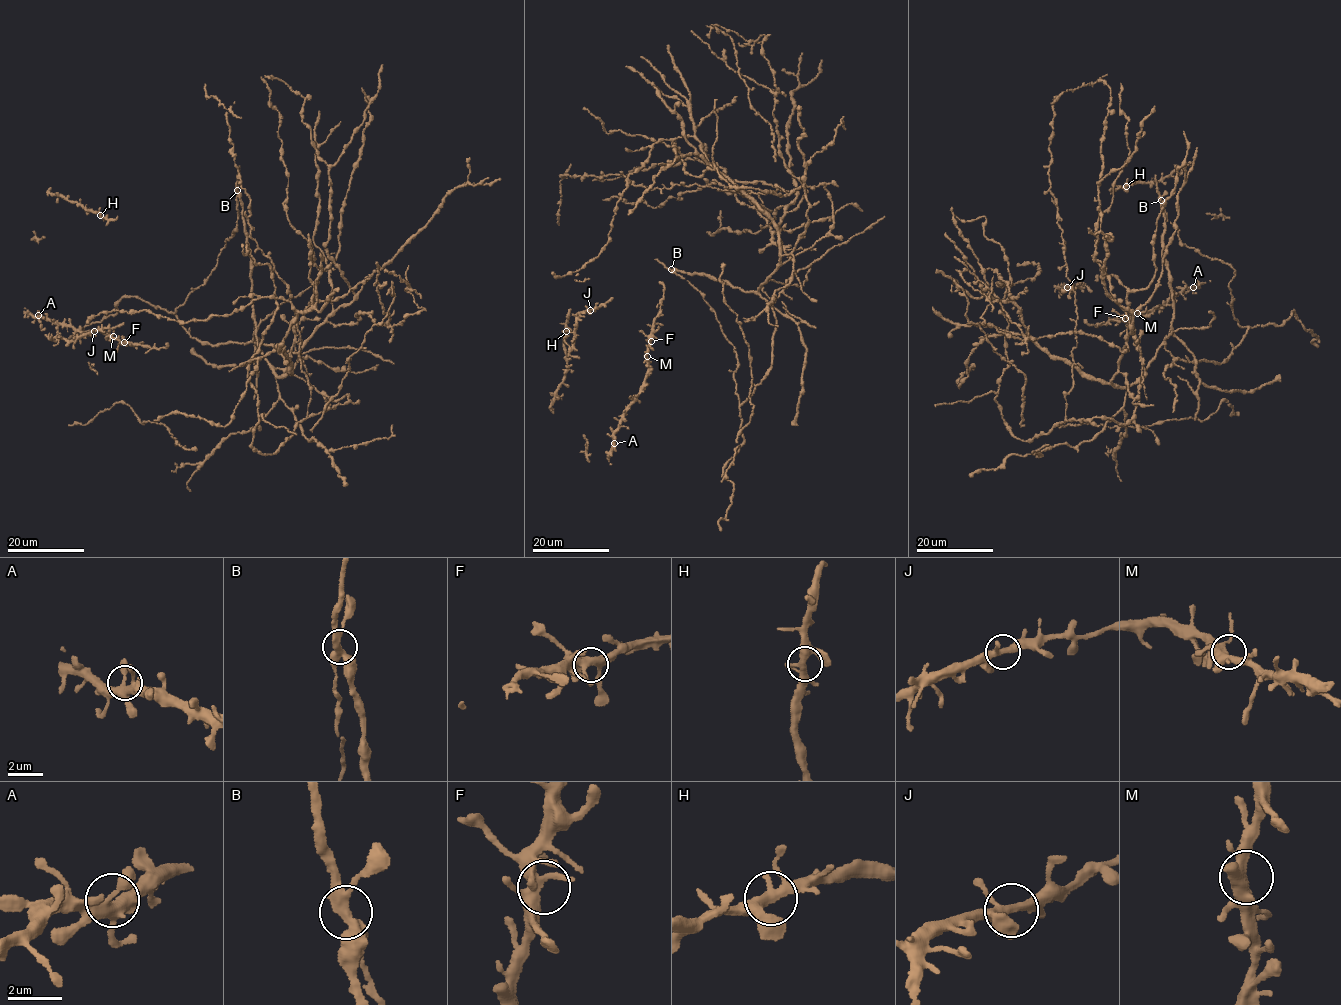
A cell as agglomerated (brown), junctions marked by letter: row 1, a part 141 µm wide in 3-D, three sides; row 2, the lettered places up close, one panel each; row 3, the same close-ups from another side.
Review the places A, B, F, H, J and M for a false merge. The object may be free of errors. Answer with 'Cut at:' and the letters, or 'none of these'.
Cut at: B

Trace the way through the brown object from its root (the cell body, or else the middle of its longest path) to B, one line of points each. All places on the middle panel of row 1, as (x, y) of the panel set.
B: (756, 204), (773, 221), (780, 249), (778, 265), (757, 291), (746, 292), (701, 273), (671, 269)

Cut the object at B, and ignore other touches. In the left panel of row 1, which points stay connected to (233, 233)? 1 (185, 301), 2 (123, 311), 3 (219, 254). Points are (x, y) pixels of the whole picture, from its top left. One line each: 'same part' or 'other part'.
1: same part
2: other part
3: same part

